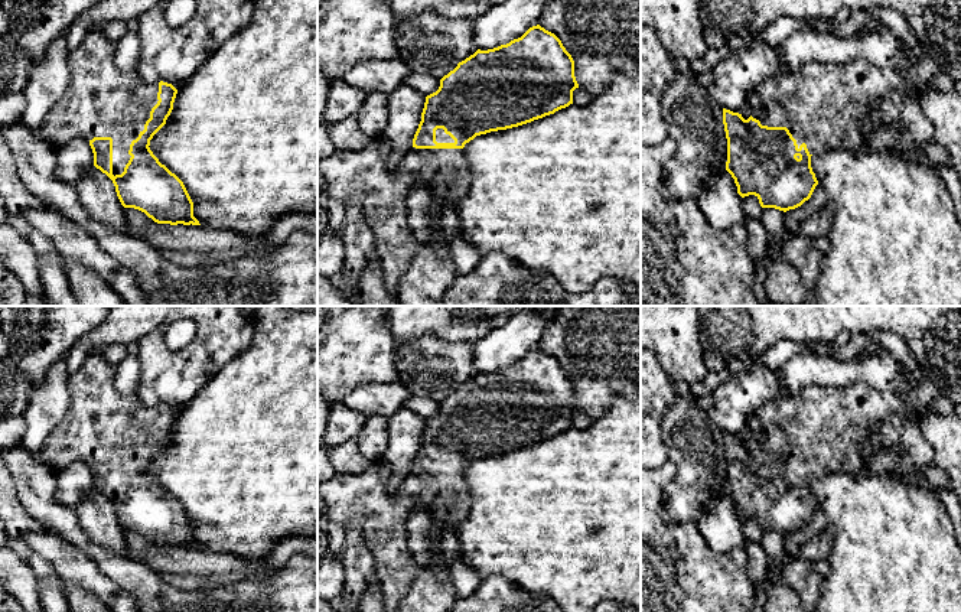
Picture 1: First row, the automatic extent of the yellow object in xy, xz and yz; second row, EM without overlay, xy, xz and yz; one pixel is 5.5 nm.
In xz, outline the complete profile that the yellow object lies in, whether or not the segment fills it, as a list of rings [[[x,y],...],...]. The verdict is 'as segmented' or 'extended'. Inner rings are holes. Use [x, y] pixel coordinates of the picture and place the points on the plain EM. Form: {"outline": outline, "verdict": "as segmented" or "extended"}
{"outline": [[[537,348],[506,368],[478,372],[444,398],[439,413],[426,420],[413,469],[400,482],[392,481],[390,465],[379,459],[371,462],[361,473],[336,473],[319,484],[329,521],[343,528],[355,525],[362,531],[375,559],[385,612],[398,612],[417,576],[427,570],[444,570],[450,563],[440,546],[440,536],[446,528],[433,521],[433,561],[424,566],[416,561],[407,536],[407,521],[414,507],[420,502],[429,510],[433,505],[444,507],[446,525],[455,530],[472,505],[463,475],[466,466],[480,458],[518,450],[554,437],[573,427],[576,411],[579,407],[571,378],[554,357]]], "verdict": "extended"}

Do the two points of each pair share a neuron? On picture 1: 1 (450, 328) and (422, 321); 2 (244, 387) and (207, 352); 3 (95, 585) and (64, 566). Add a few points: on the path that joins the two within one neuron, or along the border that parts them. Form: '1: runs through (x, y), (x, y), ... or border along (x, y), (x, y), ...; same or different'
1: runs through (443, 325), (439, 321), (429, 321); same
2: border along (250, 347), (215, 371), (199, 391); different
3: runs through (88, 578), (71, 566); same

